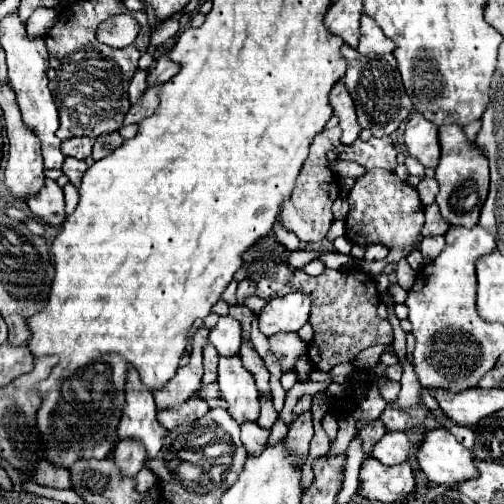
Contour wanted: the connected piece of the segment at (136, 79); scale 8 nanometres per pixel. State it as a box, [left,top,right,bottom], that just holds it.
[129,69,147,103]

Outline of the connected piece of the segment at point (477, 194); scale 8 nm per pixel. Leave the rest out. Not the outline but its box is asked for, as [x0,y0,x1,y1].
[435,125,489,227]

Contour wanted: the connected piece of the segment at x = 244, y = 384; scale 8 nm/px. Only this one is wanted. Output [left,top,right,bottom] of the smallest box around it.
[217,355,259,423]

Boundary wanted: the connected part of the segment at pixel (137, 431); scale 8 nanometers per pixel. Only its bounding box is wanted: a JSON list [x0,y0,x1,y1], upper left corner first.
[119,369,167,457]

